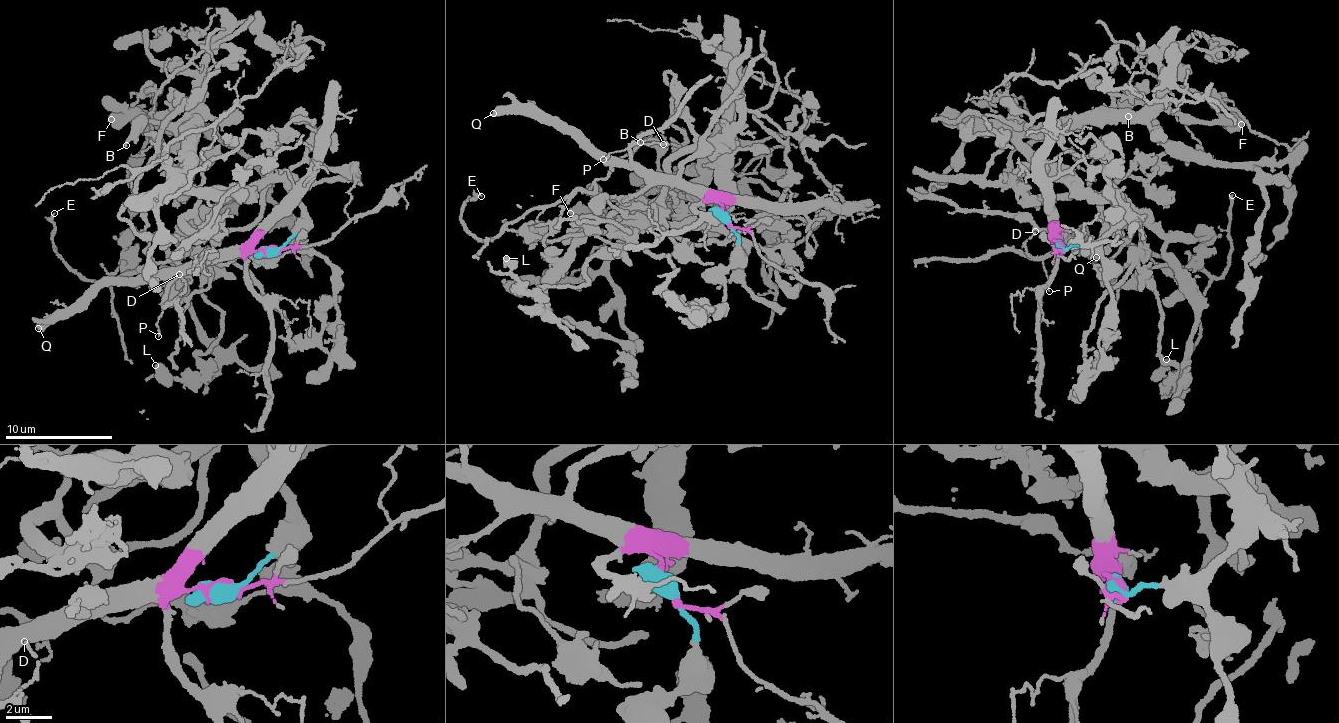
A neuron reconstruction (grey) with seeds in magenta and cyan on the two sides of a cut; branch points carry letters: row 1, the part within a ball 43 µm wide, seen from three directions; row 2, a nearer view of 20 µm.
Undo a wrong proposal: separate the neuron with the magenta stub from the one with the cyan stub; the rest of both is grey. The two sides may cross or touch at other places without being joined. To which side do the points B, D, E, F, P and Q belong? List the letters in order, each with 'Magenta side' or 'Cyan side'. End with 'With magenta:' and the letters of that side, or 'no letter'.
B: Cyan side
D: Magenta side
E: Magenta side
F: Cyan side
P: Magenta side
Q: Magenta side
With magenta: D, E, P, Q

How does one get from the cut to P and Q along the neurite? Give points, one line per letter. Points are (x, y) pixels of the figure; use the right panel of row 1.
P: (1061, 244), (1054, 240), (1069, 236), (1063, 245), (1042, 260), (1049, 291)
Q: (1061, 244), (1054, 240), (1066, 235), (1073, 239), (1089, 235), (1088, 230), (1080, 243), (1086, 244), (1095, 257)

